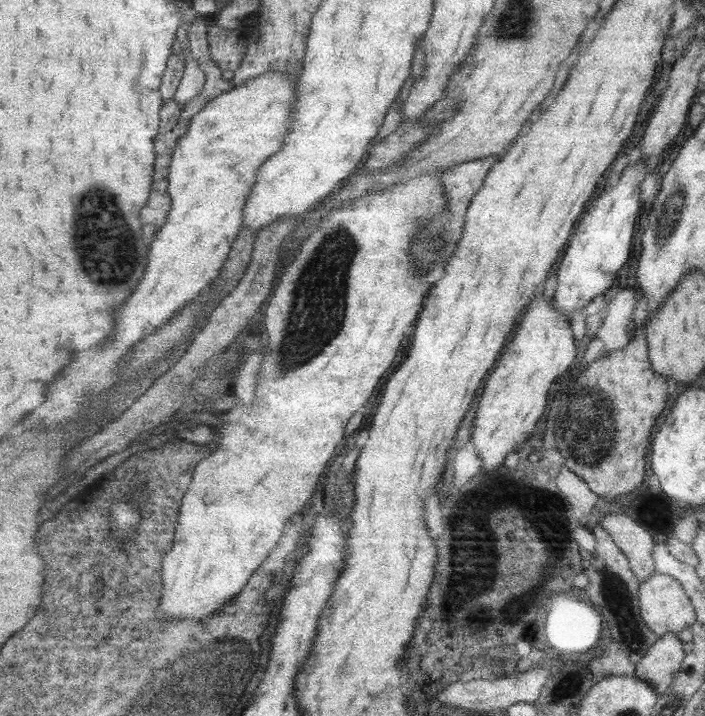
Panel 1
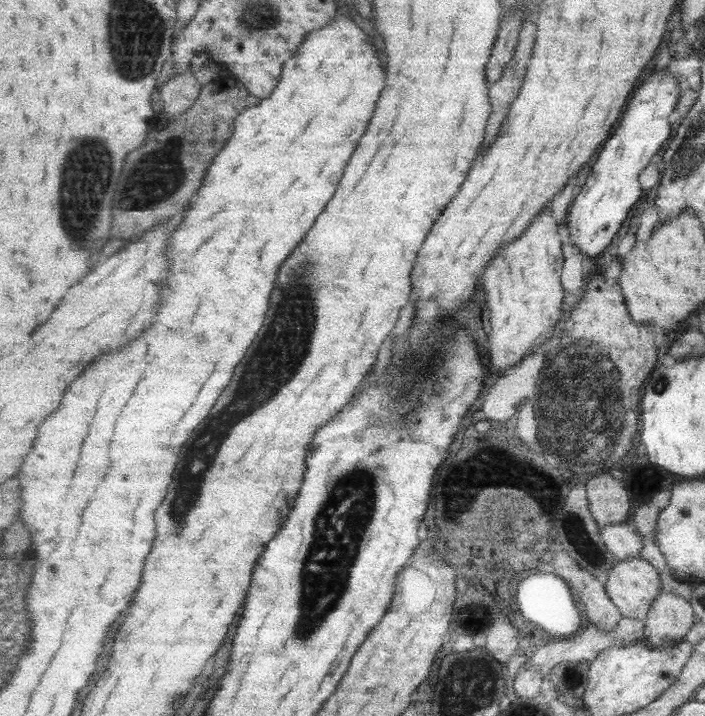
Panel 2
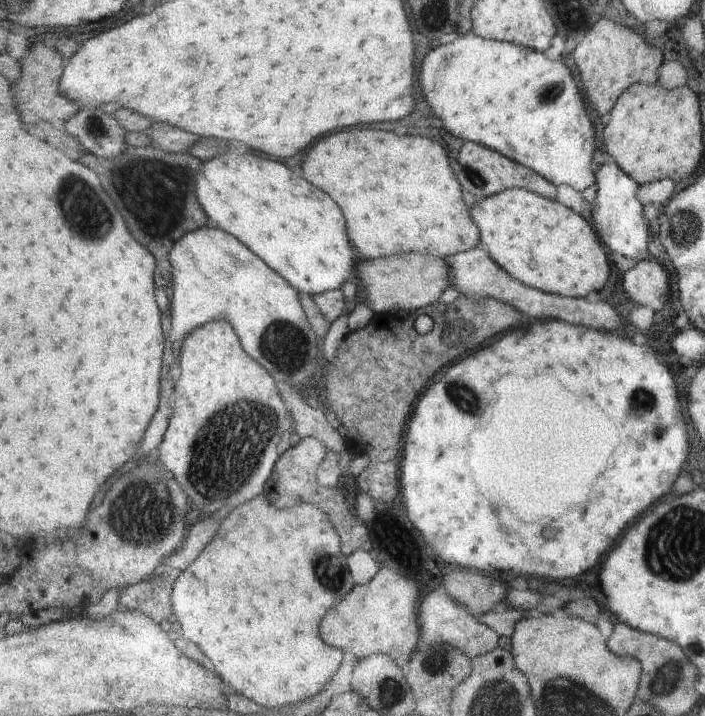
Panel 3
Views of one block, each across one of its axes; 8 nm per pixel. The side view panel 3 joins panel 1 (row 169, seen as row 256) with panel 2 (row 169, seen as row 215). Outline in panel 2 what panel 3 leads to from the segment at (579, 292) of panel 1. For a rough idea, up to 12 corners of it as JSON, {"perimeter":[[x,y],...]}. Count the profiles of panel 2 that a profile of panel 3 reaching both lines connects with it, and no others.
{"perimeter":[[670,64],[636,89],[566,219],[586,256],[614,242],[674,134]]}

